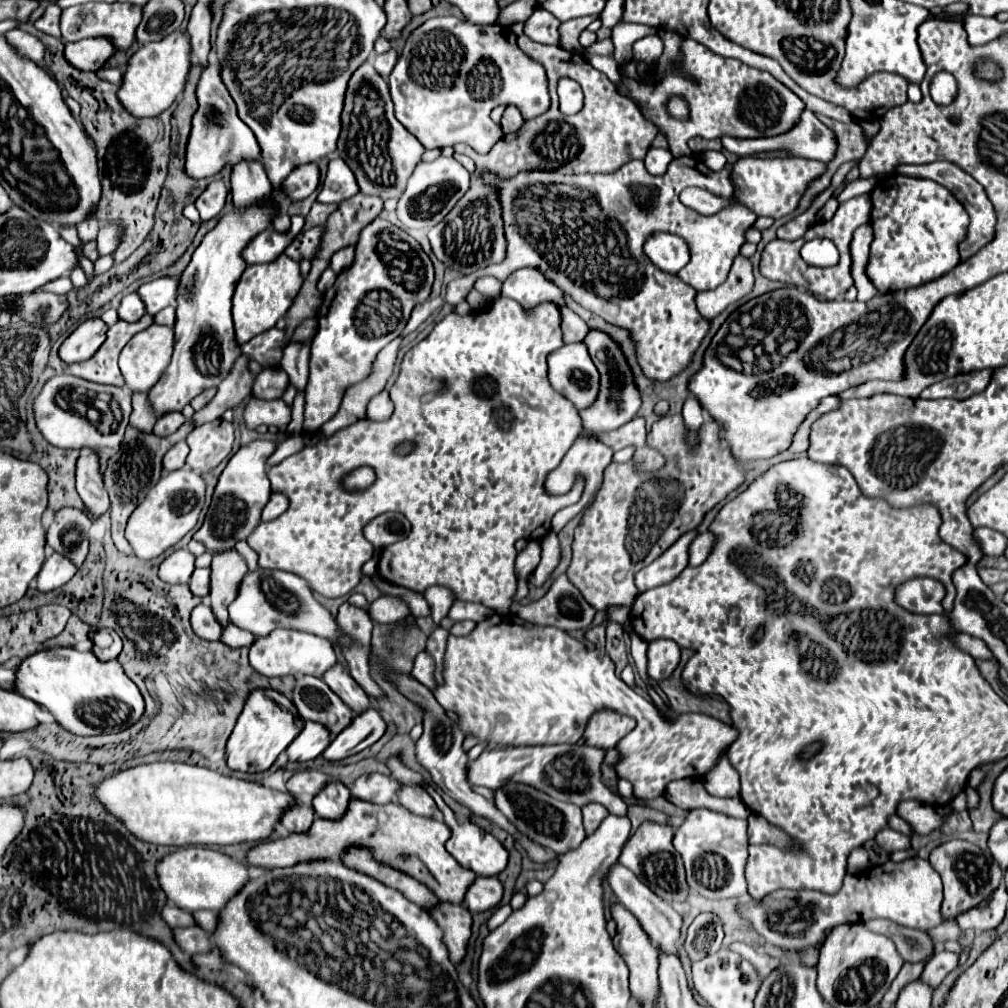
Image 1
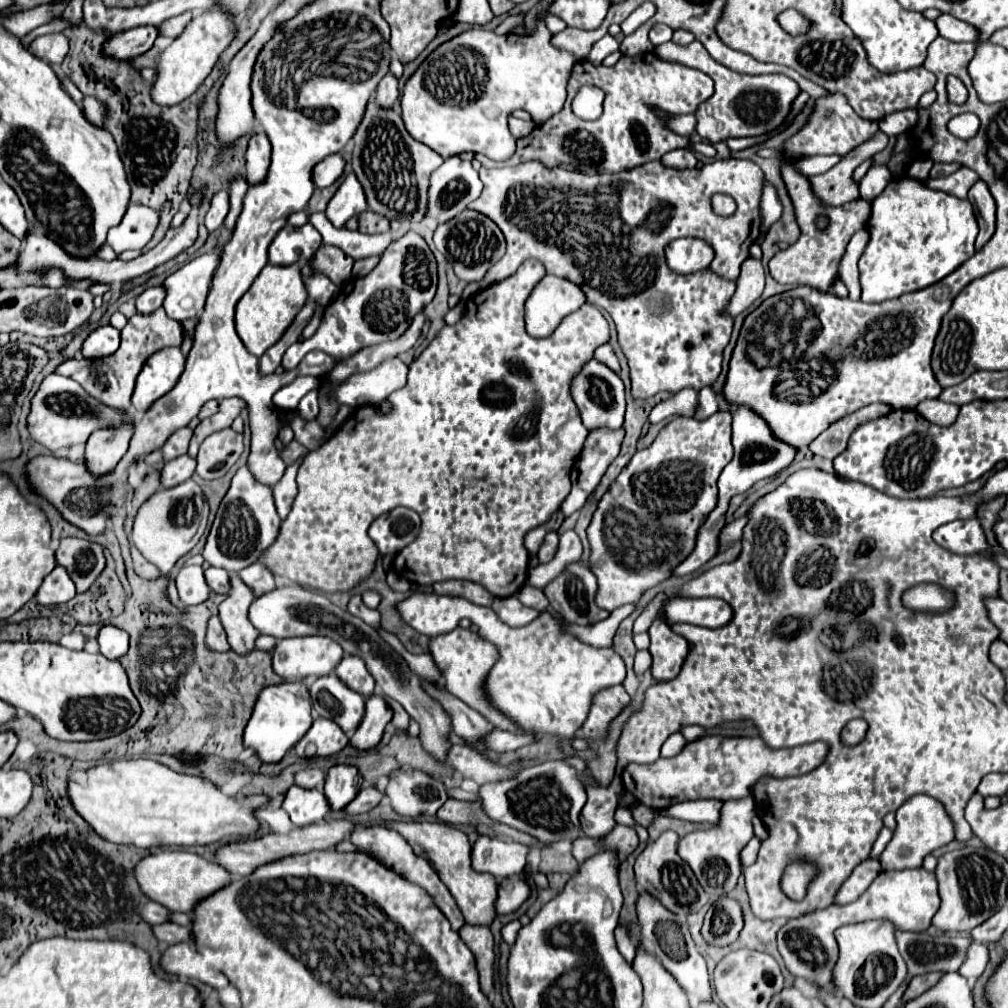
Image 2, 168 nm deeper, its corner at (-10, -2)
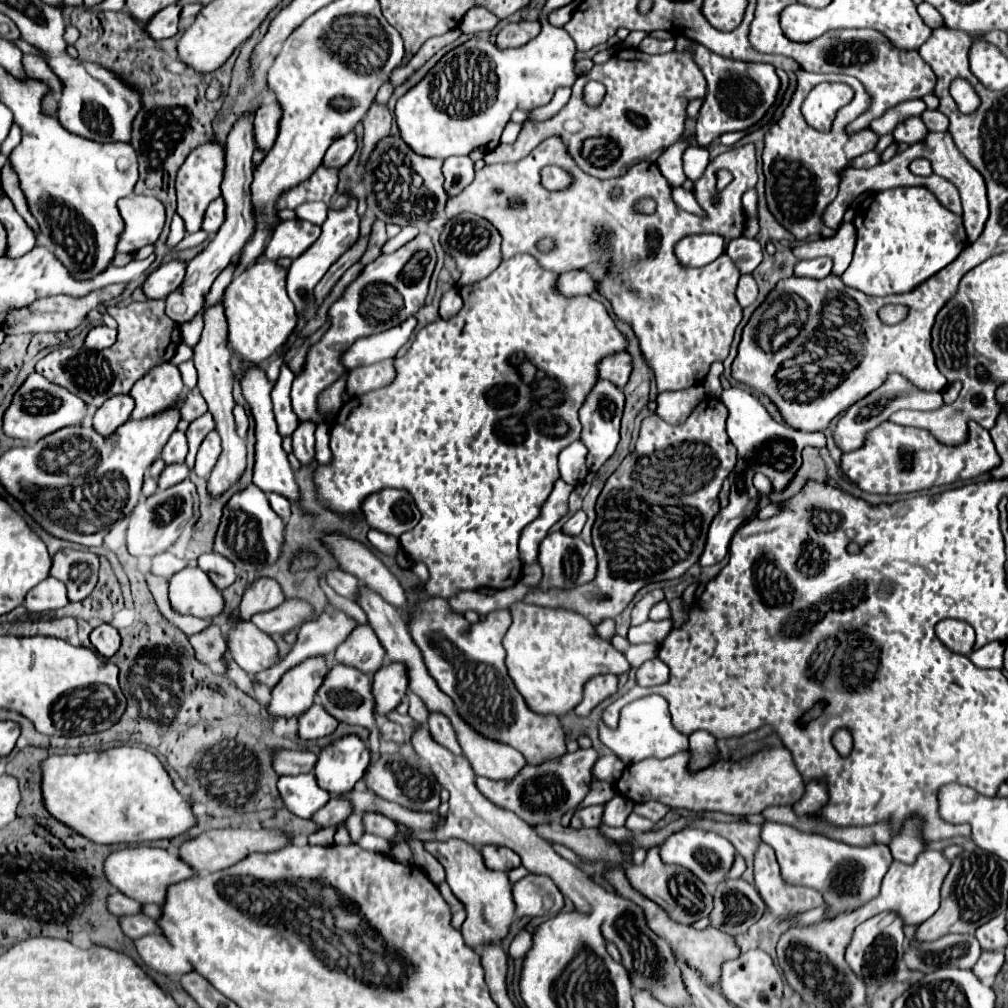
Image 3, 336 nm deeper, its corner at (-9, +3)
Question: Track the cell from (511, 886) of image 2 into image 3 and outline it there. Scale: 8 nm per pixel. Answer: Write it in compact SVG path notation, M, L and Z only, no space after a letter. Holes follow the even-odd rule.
M528 874L512 884L512 900L516 904L516 916L552 916L562 906L562 894L554 886L552 878Z

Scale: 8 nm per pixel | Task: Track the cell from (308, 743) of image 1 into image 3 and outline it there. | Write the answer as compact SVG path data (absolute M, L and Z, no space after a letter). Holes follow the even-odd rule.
M314 704L308 714L302 718L298 718L298 736L300 740L316 740L316 738L324 738L328 734L332 734L336 730L338 722L334 722L334 718L330 718L330 714L326 714L326 710L322 710L322 706Z

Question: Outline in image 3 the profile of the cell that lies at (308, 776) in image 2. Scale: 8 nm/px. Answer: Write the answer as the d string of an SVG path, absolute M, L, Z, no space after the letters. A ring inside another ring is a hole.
M280 750L274 758L274 770L286 776L308 774L314 770L318 756L312 752L298 752L298 750Z

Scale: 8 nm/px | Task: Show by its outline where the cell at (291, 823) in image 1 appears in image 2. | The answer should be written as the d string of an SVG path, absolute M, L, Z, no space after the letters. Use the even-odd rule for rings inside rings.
M291 785L285 793L283 809L287 811L293 825L305 827L305 825L323 821L331 807L327 805L327 799L321 791Z

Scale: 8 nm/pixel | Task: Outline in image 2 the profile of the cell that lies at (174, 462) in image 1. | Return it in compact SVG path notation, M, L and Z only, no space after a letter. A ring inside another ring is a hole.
M181 455L179 459L165 463L165 467L161 471L161 487L163 489L175 487L175 485L187 481L189 477L193 477L193 473L195 473L195 459L191 459L189 455Z

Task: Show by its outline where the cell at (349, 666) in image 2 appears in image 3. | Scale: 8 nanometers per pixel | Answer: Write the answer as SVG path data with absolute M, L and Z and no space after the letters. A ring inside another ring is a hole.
M356 626L356 630L338 646L334 654L336 662L362 670L364 674L376 674L384 662L384 650L370 626Z

